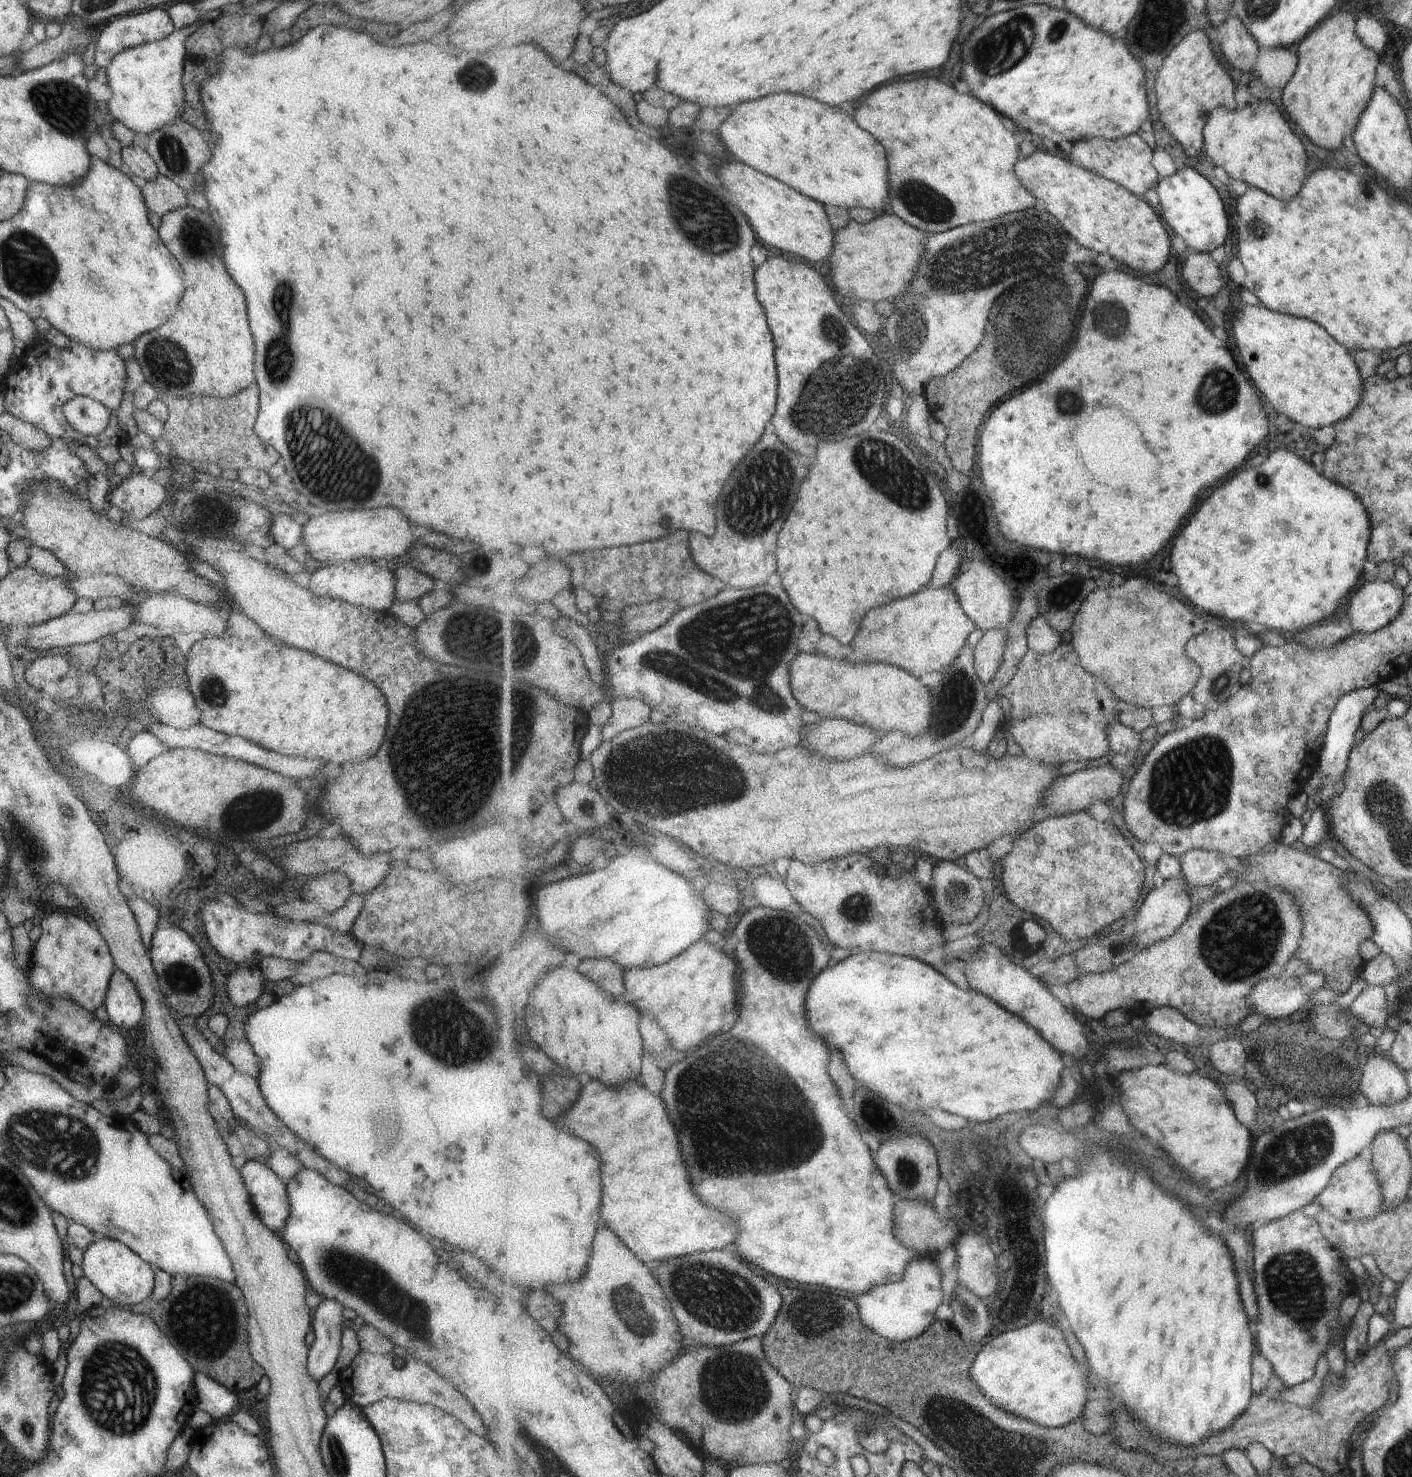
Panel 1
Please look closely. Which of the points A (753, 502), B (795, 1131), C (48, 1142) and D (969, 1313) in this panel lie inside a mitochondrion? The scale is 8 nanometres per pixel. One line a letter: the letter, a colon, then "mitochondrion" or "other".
A: mitochondrion
B: mitochondrion
C: mitochondrion
D: mitochondrion

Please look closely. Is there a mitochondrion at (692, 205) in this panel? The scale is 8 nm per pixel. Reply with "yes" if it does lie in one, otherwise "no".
yes

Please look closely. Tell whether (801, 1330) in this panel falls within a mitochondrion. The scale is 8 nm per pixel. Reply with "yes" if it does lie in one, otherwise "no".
no

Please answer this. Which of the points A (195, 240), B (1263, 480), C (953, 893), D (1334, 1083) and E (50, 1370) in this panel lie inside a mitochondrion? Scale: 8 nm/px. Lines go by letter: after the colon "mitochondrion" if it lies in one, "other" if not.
A: mitochondrion
B: mitochondrion
C: mitochondrion
D: mitochondrion
E: other

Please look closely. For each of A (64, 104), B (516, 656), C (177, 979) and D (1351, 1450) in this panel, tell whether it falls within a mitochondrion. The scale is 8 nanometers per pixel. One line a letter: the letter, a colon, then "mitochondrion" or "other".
A: mitochondrion
B: mitochondrion
C: mitochondrion
D: other

